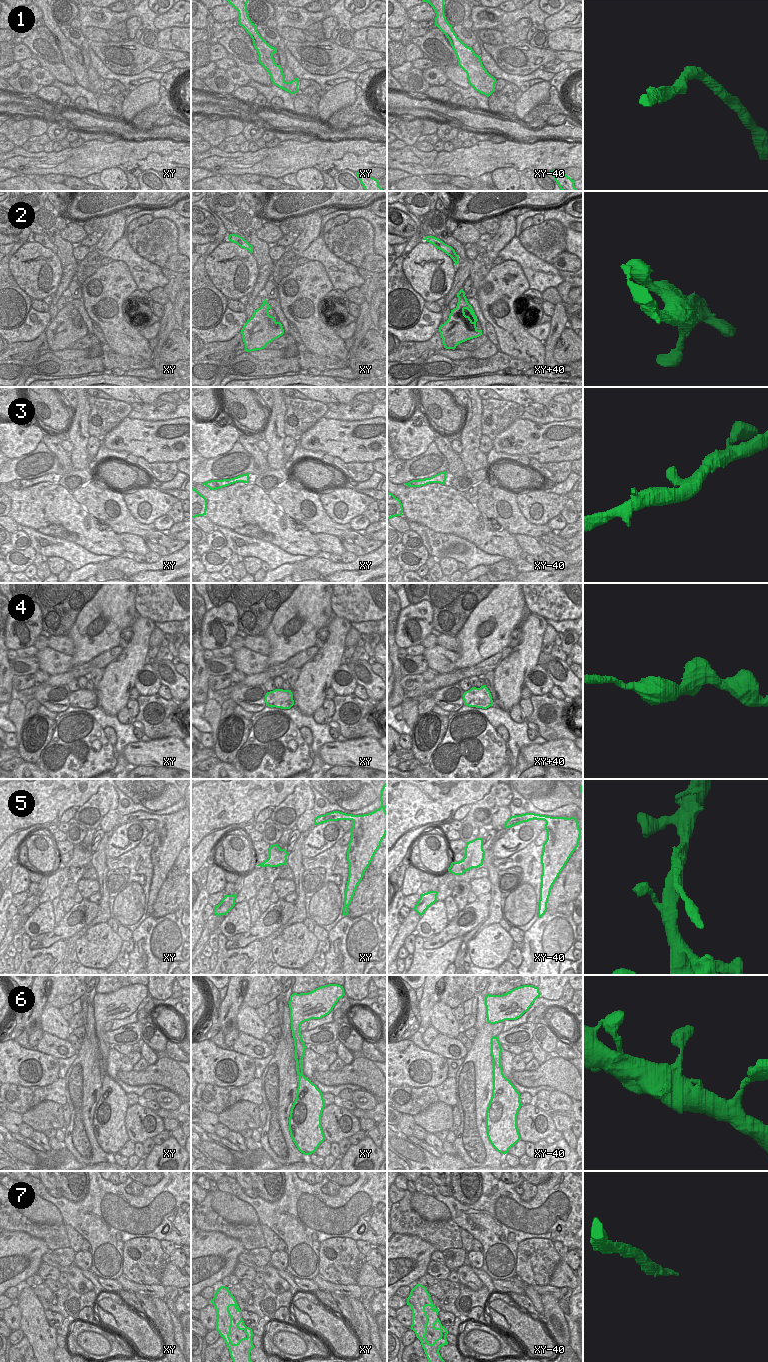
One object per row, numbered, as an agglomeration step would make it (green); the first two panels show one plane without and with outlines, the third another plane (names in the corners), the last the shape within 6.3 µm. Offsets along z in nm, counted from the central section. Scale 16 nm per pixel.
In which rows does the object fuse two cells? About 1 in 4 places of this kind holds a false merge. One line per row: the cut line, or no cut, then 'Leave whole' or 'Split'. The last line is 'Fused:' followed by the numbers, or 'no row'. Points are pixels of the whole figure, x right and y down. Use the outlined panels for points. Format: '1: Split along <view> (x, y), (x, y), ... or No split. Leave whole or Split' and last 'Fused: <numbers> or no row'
1: No split. Leave whole
2: No split. Leave whole
3: No split. Leave whole
4: No split. Leave whole
5: Split along xy (326, 813), (335, 820). Split
6: No split. Leave whole
7: No split. Leave whole
Fused: 5

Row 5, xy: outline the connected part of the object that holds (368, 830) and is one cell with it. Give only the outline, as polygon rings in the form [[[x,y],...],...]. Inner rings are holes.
[[[387,781],[381,790],[380,800],[381,807],[368,814],[352,815],[340,811],[326,813],[330,819],[335,821],[353,821],[347,850],[349,877],[345,890],[344,916],[348,915],[348,908],[357,886],[387,833],[387,812],[385,811],[387,807]]]

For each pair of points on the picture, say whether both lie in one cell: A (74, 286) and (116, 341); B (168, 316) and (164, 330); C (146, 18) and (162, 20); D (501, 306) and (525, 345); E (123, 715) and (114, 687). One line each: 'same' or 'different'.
A: different
B: same
C: different
D: same
E: different

